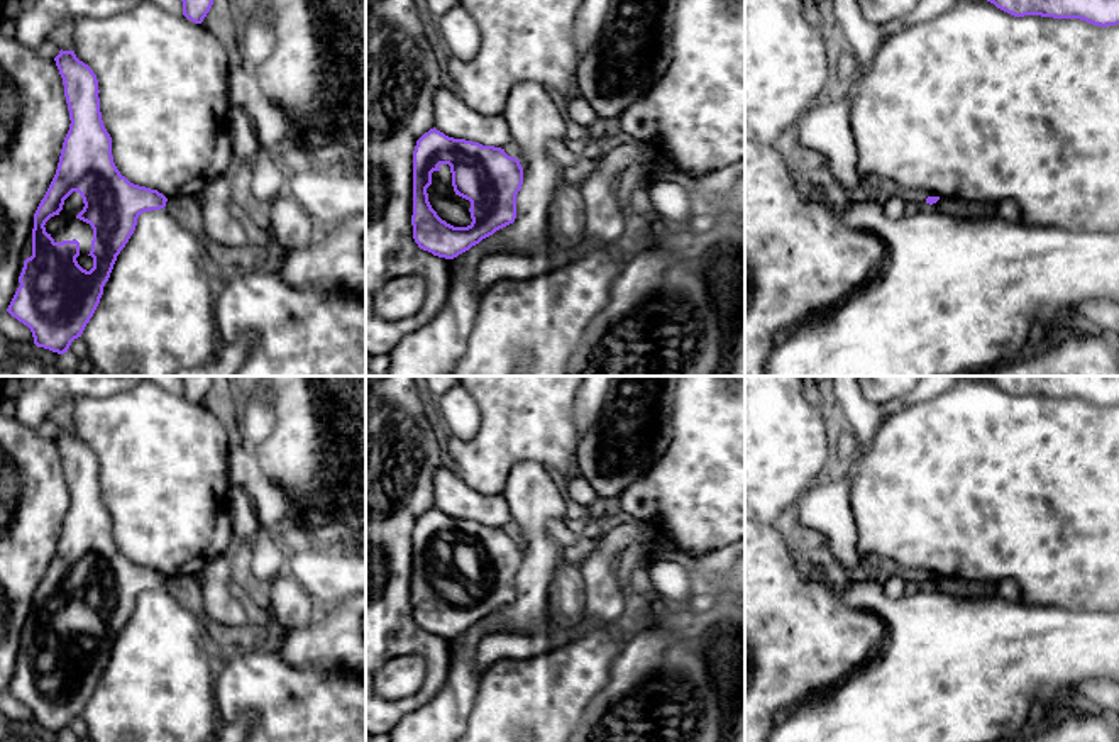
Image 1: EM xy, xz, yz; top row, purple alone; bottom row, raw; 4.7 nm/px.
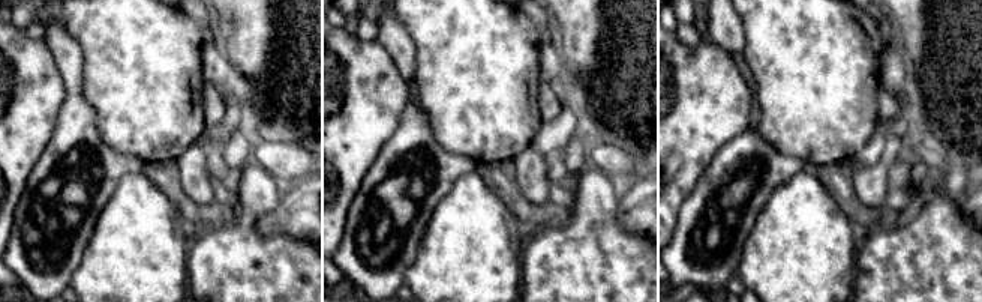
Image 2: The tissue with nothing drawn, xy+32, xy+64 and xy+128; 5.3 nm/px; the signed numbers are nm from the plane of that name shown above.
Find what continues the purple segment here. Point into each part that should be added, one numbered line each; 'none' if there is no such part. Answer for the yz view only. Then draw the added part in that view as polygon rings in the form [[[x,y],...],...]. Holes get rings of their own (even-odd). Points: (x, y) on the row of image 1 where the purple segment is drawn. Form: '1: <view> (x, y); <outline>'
none

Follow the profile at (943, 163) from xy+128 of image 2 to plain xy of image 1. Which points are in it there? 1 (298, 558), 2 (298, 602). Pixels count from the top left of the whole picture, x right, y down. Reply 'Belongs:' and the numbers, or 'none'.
Belongs: 1

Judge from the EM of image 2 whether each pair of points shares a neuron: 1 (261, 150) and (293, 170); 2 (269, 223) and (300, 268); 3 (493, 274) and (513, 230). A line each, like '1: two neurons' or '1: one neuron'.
1: one neuron
2: two neurons
3: one neuron

